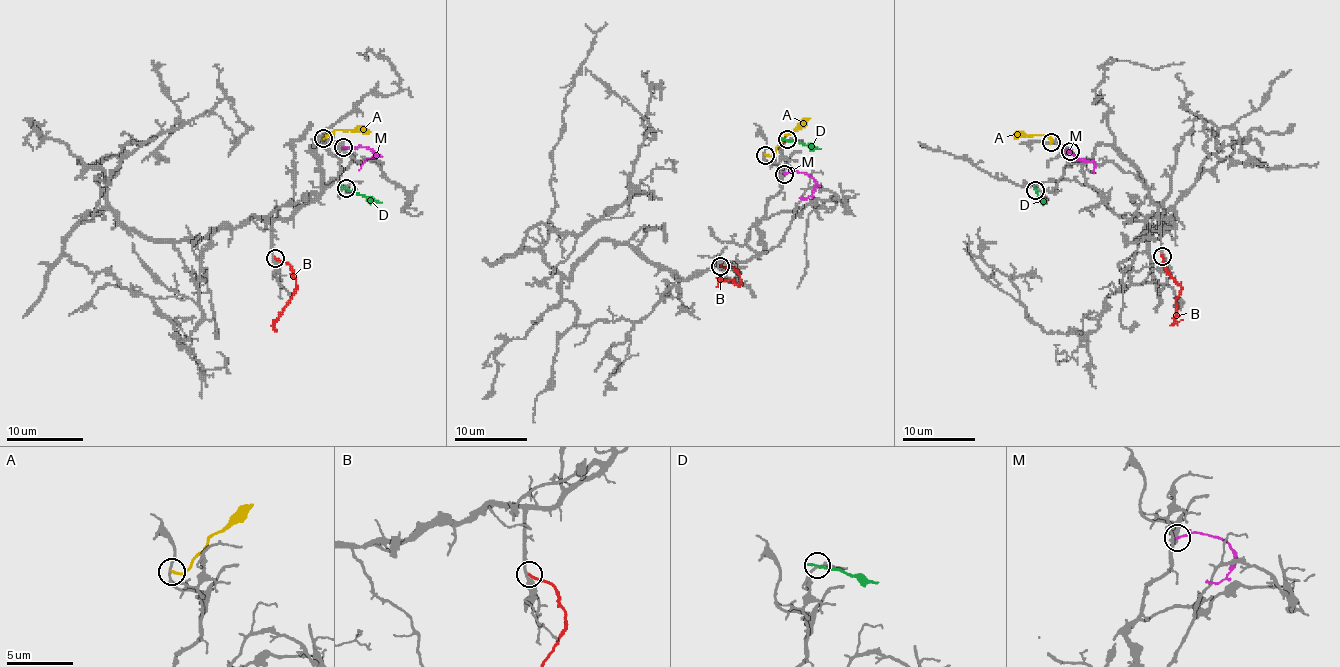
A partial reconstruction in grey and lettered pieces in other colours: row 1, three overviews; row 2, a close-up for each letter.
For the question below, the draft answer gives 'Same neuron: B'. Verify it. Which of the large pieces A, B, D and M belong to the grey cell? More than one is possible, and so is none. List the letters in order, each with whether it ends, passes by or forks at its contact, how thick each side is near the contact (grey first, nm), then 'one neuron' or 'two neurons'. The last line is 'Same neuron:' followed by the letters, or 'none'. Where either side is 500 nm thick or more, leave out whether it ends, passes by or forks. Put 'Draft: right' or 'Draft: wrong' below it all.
A: it ends | 160/190 nm | two neurons
B: it ends | 240/200 nm | one neuron
D: it ends | 180/220 nm | two neurons
M: it ends | 380/150 nm | two neurons
Same neuron: B
Draft: right

